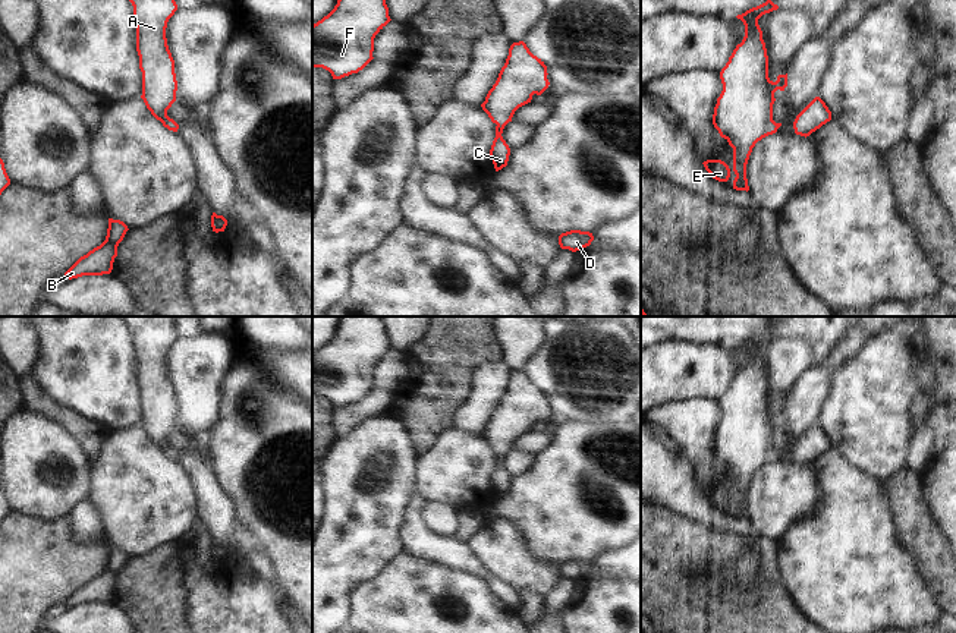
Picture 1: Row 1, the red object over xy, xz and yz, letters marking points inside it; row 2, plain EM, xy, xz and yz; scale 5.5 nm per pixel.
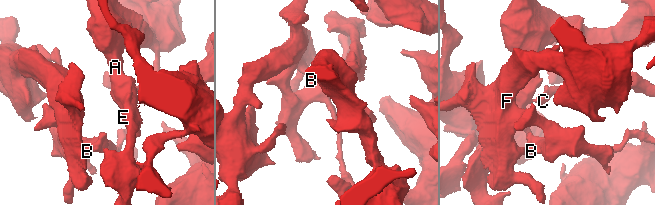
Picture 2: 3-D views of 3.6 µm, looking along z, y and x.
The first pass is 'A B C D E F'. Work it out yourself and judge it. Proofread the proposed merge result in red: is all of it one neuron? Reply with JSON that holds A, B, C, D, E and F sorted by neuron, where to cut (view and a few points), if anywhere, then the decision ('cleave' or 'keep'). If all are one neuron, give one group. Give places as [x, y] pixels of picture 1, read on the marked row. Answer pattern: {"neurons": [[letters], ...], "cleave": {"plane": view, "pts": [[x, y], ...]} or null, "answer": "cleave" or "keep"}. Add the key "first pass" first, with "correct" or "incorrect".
{"first pass": "correct", "neurons": [["A", "B", "C", "D", "E", "F"]], "cleave": null, "answer": "keep"}

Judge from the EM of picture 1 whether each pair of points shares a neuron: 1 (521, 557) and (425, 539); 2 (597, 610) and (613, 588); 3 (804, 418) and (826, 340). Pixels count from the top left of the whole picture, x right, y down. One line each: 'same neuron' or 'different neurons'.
1: different neurons
2: same neuron
3: different neurons

